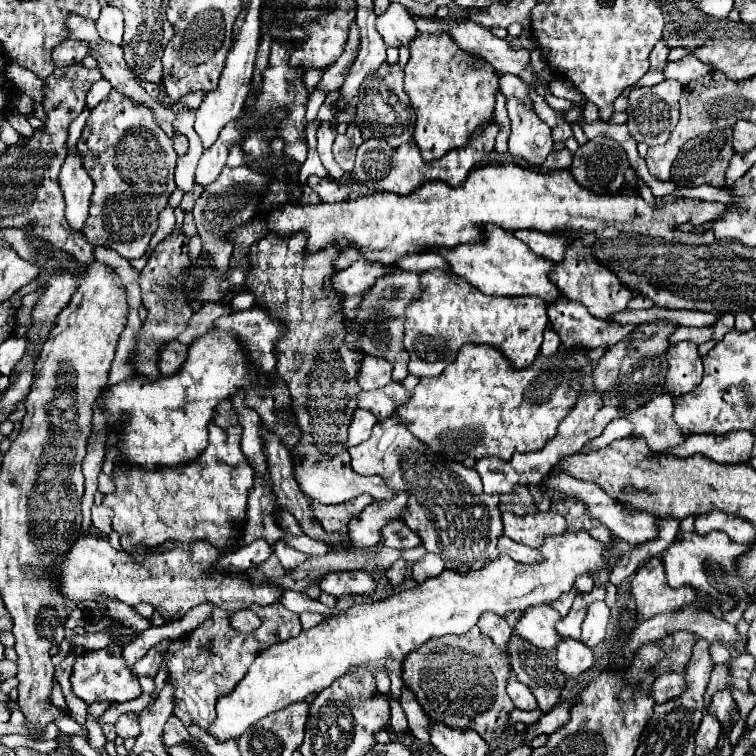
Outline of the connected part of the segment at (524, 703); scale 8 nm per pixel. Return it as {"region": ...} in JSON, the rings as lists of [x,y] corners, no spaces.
{"region":[[[512,672],[512,676],[510,676],[510,680],[508,680],[508,696],[512,698],[514,706],[520,708],[520,710],[536,710],[536,708],[538,708],[536,698],[534,698],[534,694],[530,692],[530,688],[524,686],[524,684],[520,684],[520,682],[516,680],[516,674],[514,674],[514,672]]]}

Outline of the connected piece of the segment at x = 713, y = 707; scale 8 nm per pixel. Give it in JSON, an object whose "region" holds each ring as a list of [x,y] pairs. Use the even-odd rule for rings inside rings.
{"region":[[[726,688],[726,690],[716,692],[716,696],[712,698],[712,702],[708,706],[708,714],[716,716],[718,722],[722,724],[722,728],[726,728],[726,726],[730,726],[734,722],[734,716],[732,716],[734,706],[736,706],[736,702],[734,702],[730,690]]]}

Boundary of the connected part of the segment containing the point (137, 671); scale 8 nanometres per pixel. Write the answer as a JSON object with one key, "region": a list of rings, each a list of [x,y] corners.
{"region":[[[160,644],[150,648],[148,654],[132,668],[134,676],[140,678],[140,676],[156,676],[158,674],[158,668],[160,668]]]}

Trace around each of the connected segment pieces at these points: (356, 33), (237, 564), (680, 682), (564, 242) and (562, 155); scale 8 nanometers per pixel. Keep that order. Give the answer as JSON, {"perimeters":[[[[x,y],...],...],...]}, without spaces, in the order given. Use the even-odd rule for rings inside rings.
{"perimeters":[[[[356,22],[350,24],[350,34],[348,34],[348,42],[346,42],[346,48],[342,52],[342,56],[326,68],[324,72],[324,78],[322,82],[318,84],[320,88],[332,92],[332,90],[338,90],[342,84],[344,84],[344,78],[348,76],[356,56],[358,56],[358,46],[360,46],[360,28]]],[[[256,540],[250,546],[238,548],[236,552],[232,552],[228,556],[222,556],[218,560],[216,568],[222,568],[226,572],[242,572],[246,568],[254,568],[254,566],[262,564],[262,560],[266,560],[270,554],[272,554],[272,550],[268,548],[268,544],[264,540]]],[[[668,674],[668,676],[660,676],[654,682],[654,700],[658,704],[664,704],[668,700],[674,700],[678,696],[682,696],[686,692],[686,682],[680,674]]],[[[516,230],[514,236],[522,240],[536,256],[560,262],[564,256],[564,250],[568,246],[568,238],[560,234],[548,234],[548,232],[536,232],[536,230]]],[[[560,150],[560,152],[550,152],[548,158],[544,160],[544,164],[540,166],[542,172],[552,172],[552,170],[570,170],[570,164],[572,164],[572,154],[566,150]]]]}

